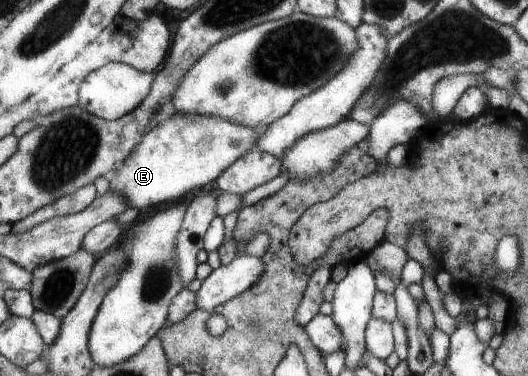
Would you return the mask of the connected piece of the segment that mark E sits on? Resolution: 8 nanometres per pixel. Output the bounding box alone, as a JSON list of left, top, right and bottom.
[108,110,261,210]

